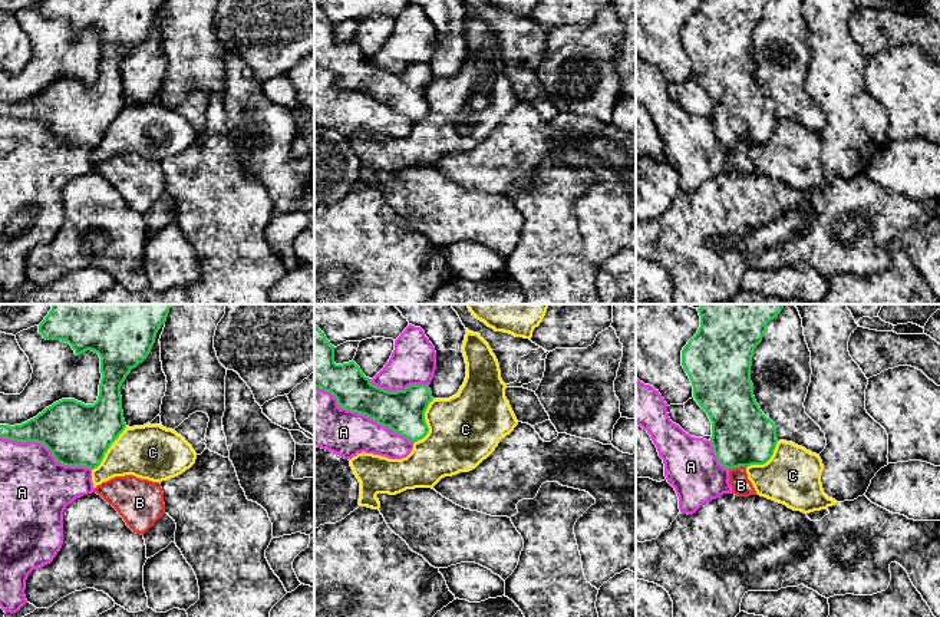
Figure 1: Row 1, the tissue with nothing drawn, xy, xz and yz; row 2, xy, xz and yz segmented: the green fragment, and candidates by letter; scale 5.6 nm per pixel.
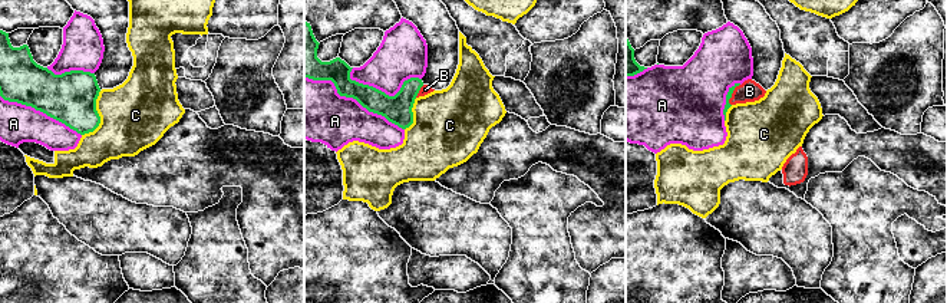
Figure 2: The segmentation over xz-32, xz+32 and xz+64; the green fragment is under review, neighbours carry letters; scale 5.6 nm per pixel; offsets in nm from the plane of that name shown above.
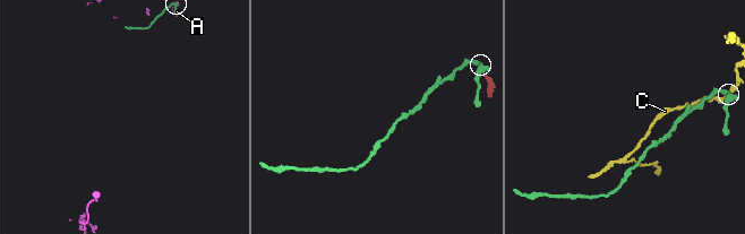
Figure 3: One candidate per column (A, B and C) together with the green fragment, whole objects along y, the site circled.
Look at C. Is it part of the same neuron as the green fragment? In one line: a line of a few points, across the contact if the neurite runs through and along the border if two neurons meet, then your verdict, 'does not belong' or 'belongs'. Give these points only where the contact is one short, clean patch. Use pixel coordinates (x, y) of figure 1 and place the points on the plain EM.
xz (434, 78), (425, 91), (428, 111), (414, 122) | does not belong

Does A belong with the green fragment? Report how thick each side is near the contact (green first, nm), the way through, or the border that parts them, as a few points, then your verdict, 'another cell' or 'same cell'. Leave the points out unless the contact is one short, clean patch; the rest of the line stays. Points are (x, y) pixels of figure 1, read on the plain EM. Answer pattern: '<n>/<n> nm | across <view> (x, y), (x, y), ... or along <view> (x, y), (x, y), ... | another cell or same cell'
240/280 nm | another cell

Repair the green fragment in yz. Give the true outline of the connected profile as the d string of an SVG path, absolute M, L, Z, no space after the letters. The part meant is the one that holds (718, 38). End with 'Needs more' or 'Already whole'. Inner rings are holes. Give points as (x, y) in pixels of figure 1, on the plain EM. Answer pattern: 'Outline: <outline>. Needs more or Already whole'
Outline: M700 0L697 11L682 29L682 44L686 49L692 65L693 76L708 92L712 100L712 125L719 142L729 148L732 172L738 175L758 174L748 158L746 146L766 142L776 126L776 105L766 96L753 75L751 60L751 44L756 24L762 20L769 0Z. Needs more

